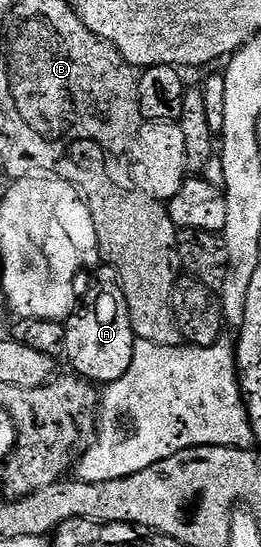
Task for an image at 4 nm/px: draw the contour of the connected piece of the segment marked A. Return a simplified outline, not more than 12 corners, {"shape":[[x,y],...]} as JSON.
{"shape":[[115,275],[96,280],[64,324],[63,359],[107,386],[137,338]]}

